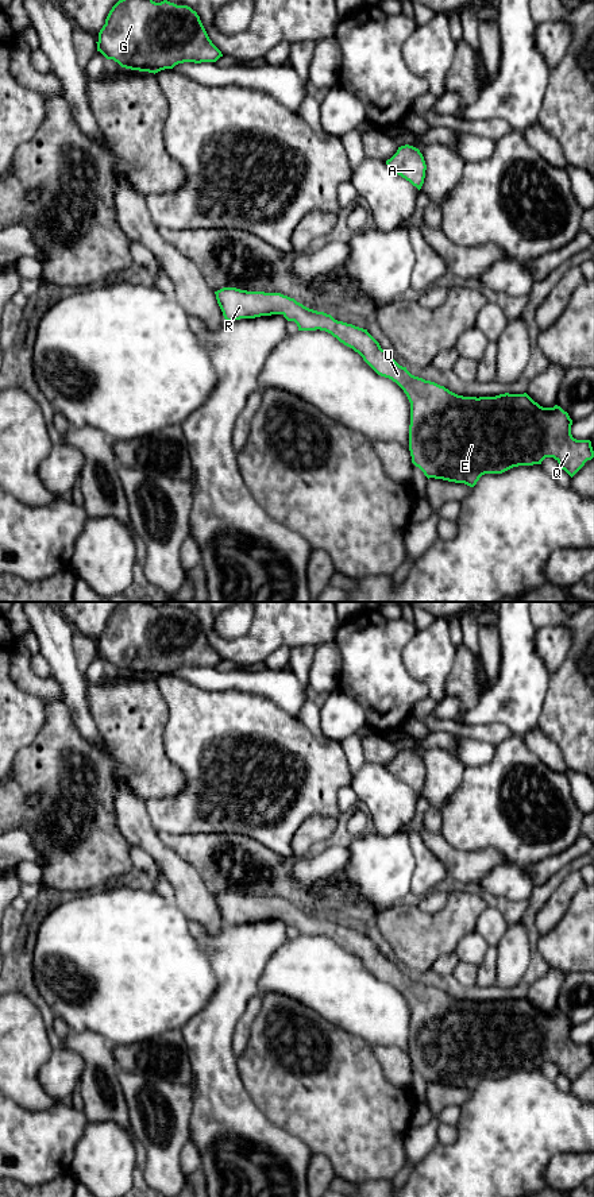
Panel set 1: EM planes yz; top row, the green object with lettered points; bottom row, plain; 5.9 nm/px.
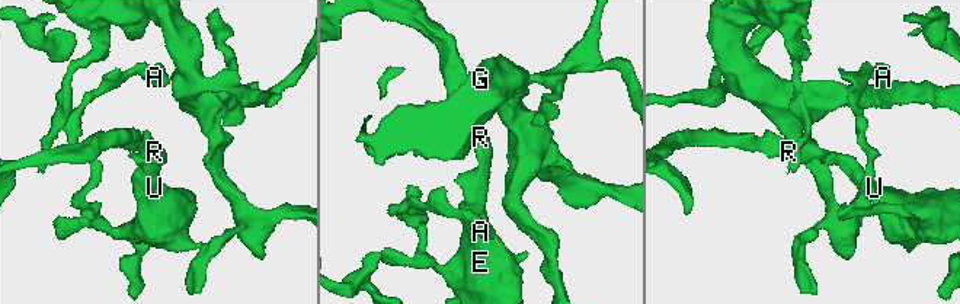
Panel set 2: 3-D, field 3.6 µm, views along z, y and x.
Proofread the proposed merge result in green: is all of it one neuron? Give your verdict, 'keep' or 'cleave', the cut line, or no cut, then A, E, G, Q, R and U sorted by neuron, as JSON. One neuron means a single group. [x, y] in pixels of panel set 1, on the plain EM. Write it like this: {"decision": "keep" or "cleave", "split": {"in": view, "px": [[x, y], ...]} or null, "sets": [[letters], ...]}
{"decision": "keep", "split": null, "sets": [["A", "E", "G", "Q", "R", "U"]]}

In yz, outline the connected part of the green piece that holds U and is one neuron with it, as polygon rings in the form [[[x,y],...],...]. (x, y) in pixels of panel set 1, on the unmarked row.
[[[223,892],[215,896],[215,899],[227,926],[282,919],[288,926],[294,926],[298,935],[320,934],[331,938],[340,947],[358,957],[378,980],[396,986],[404,995],[410,1007],[409,1055],[412,1067],[418,1071],[428,1084],[443,1084],[474,1092],[479,1082],[485,1078],[502,1078],[518,1070],[541,1069],[545,1062],[554,1062],[559,1067],[559,1071],[572,1082],[587,1065],[594,1062],[591,1046],[576,1045],[572,1042],[572,1024],[570,1023],[568,1018],[558,1009],[554,1012],[543,1012],[526,997],[505,997],[495,1001],[479,1003],[458,1000],[444,991],[412,980],[406,972],[400,970],[386,958],[385,954],[381,953],[379,947],[367,937],[367,934],[338,926],[331,919],[309,914],[297,907],[294,903],[281,897],[247,896],[236,892]]]

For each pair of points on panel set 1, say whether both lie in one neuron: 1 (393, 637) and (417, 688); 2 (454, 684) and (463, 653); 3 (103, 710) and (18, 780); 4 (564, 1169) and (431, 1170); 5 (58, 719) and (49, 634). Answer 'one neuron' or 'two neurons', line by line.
1: one neuron
2: one neuron
3: one neuron
4: two neurons
5: two neurons

